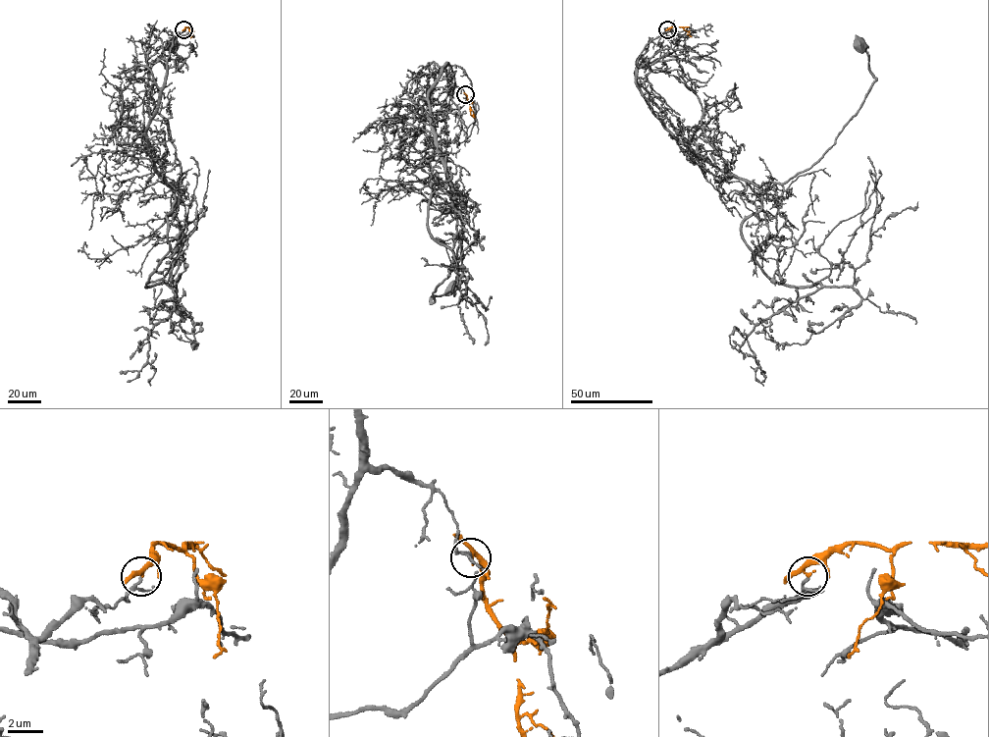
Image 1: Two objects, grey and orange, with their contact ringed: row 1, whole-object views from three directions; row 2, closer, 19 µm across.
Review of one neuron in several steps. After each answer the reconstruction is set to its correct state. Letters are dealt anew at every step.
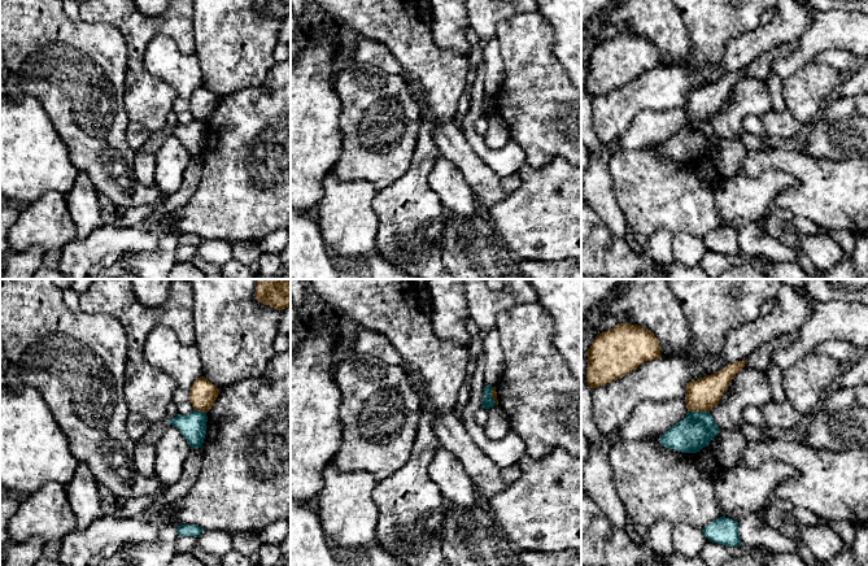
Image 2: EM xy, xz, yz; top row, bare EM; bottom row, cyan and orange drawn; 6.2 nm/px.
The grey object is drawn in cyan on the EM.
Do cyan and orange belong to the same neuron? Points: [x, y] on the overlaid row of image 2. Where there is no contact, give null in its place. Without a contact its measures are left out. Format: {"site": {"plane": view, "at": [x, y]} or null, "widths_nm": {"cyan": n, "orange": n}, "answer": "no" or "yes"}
{"site": {"plane": "yz", "at": [698, 412]}, "widths_nm": {"cyan": 220, "orange": 200}, "answer": "no"}

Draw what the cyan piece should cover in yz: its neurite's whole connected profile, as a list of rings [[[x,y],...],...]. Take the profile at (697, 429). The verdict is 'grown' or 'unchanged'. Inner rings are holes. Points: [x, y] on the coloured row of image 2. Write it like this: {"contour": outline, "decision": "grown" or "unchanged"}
{"contour": [[[688,412],[686,417],[660,435],[660,445],[681,453],[697,453],[720,432],[710,412]]], "decision": "unchanged"}

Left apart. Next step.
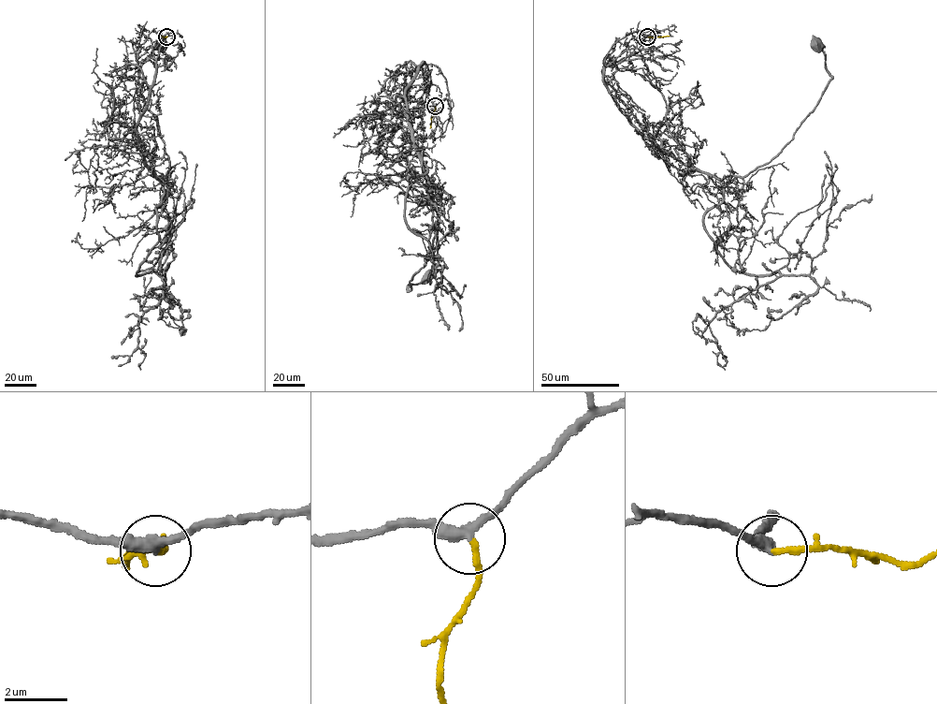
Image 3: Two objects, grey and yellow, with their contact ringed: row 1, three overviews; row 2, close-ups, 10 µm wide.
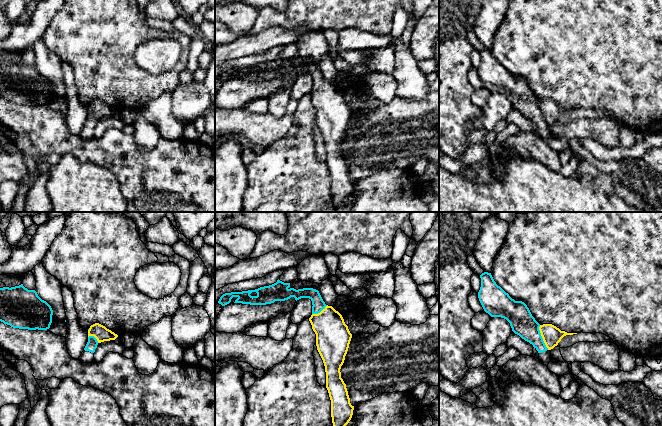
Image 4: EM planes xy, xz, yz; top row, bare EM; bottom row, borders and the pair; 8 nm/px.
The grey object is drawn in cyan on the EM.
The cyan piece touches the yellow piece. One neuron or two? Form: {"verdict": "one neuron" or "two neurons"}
{"verdict": "one neuron"}

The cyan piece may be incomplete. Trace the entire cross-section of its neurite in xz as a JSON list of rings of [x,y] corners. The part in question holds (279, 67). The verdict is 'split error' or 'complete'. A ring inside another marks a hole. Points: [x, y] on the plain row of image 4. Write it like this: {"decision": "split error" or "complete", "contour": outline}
{"decision": "split error", "contour": [[[279,55],[272,61],[260,63],[255,66],[225,69],[220,73],[218,79],[225,82],[231,78],[233,73],[237,74],[234,79],[250,81],[266,81],[274,79],[275,77],[285,77],[291,73],[294,73],[296,77],[301,74],[309,74],[312,77],[312,91],[309,94],[309,97],[316,110],[317,126],[325,142],[326,164],[331,176],[332,199],[336,208],[343,205],[352,194],[354,182],[350,179],[346,160],[341,154],[340,148],[352,114],[352,110],[350,109],[348,102],[345,100],[342,91],[332,82],[325,80],[318,66],[313,64],[296,66],[290,63],[290,59],[284,59]]]}

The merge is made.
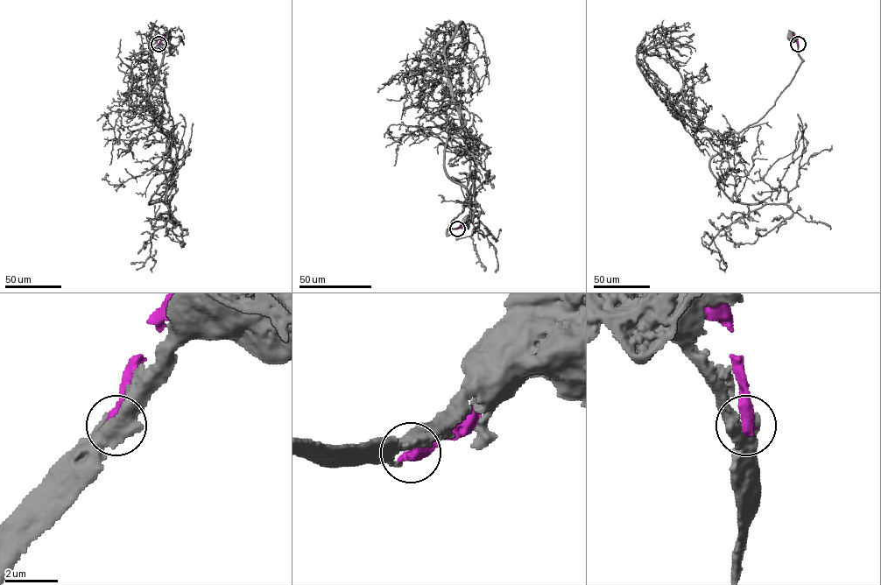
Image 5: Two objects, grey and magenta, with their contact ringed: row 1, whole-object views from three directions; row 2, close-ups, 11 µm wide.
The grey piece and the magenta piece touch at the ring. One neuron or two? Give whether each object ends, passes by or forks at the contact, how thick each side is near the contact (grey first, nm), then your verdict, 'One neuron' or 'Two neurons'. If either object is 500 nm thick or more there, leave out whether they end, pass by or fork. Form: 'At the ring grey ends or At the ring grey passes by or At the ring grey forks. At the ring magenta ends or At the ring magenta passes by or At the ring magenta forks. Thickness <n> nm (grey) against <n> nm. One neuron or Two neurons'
Thickness 440 nm (grey) against 550 nm. Two neurons

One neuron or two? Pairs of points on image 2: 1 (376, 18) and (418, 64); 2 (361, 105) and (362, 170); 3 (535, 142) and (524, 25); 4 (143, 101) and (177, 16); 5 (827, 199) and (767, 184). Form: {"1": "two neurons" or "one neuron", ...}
{"1": "one neuron", "2": "one neuron", "3": "one neuron", "4": "one neuron", "5": "two neurons"}

